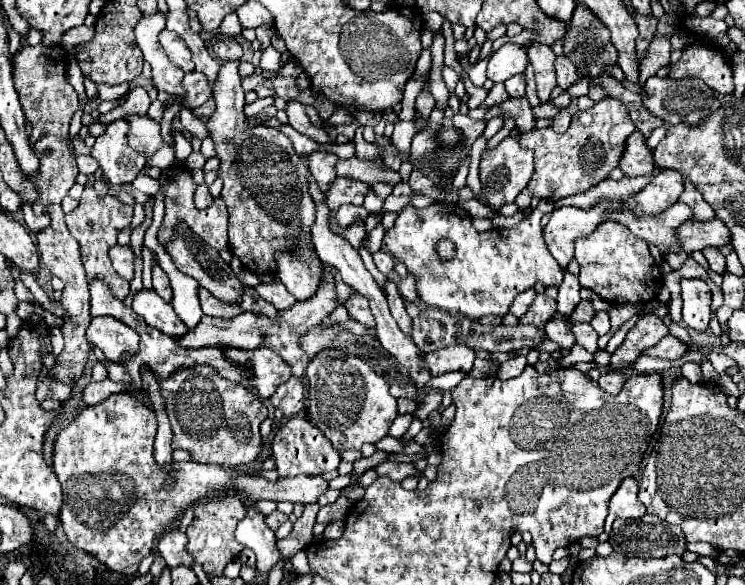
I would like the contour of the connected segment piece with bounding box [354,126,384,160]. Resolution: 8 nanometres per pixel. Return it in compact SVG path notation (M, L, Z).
M359 126L355 131L355 156L358 159L381 157L384 150L374 143L368 143L363 139L363 126Z

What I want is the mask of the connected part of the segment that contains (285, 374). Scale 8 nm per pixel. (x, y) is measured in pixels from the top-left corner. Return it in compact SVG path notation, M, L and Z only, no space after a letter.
M228 347L226 355L236 363L246 363L246 359L250 359L254 363L254 381L252 383L258 389L262 399L272 397L276 387L292 375L290 365L286 365L286 361L282 361L282 357L278 357L268 347L258 347L252 351L240 351L240 349Z

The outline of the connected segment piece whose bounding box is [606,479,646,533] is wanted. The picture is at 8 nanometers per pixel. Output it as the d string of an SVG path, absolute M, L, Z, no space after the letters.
M624 479L614 497L610 499L610 513L606 519L606 533L610 531L614 519L638 519L646 515L646 507L638 501L638 483L634 479Z

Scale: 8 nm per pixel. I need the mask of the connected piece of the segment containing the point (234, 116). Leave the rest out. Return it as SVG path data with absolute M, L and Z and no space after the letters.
M224 61L220 65L218 77L214 81L214 101L216 111L206 121L210 131L210 139L216 147L216 157L220 159L218 177L224 181L222 199L228 207L228 239L230 239L230 253L242 261L244 269L252 273L276 273L276 253L294 251L296 247L308 245L310 241L310 225L314 223L314 201L308 191L308 159L298 155L292 147L292 141L274 127L248 127L244 107L244 91L240 87L240 61Z

